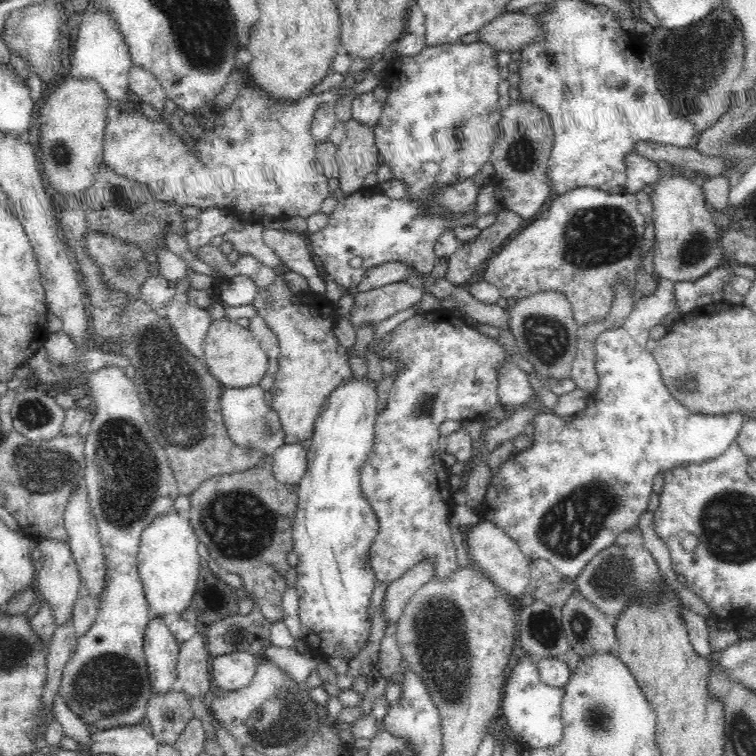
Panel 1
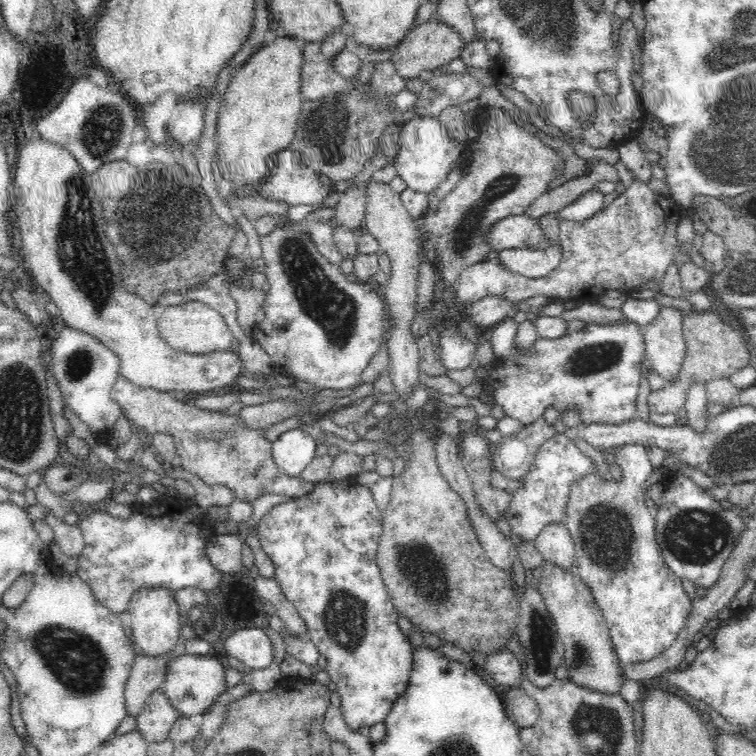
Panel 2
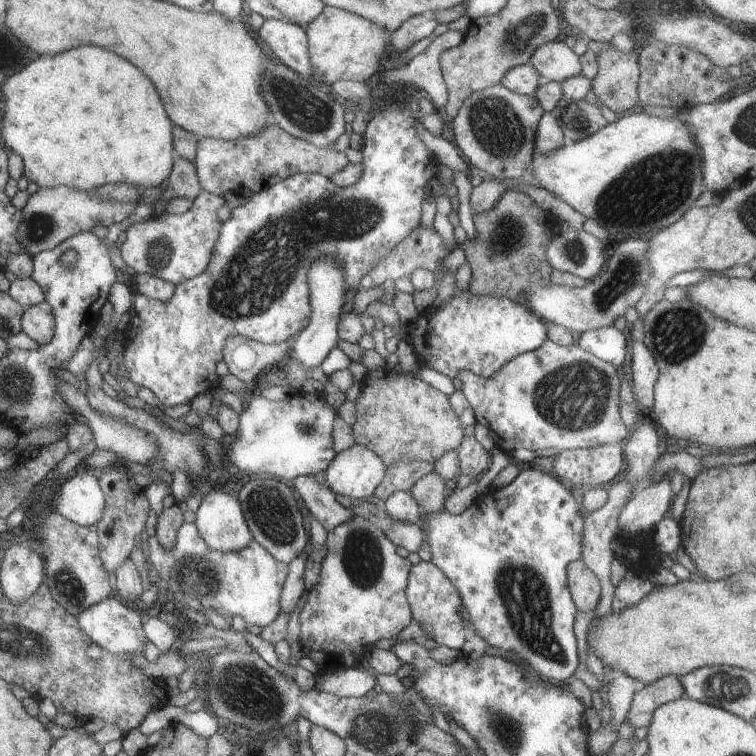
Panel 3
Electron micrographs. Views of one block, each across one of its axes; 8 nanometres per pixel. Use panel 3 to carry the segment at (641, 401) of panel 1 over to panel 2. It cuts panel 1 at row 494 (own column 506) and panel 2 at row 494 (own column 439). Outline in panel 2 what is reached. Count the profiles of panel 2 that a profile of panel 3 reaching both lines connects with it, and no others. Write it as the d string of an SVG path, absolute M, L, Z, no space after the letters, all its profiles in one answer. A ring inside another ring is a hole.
M554 434L546 442L538 446L538 452L534 456L530 472L522 478L522 484L516 492L512 492L510 506L506 510L506 518L510 522L512 534L516 540L536 542L536 538L550 526L550 524L562 524L568 518L566 506L572 496L572 486L580 478L588 474L600 474L598 466L584 456L574 440L566 438L564 434Z

